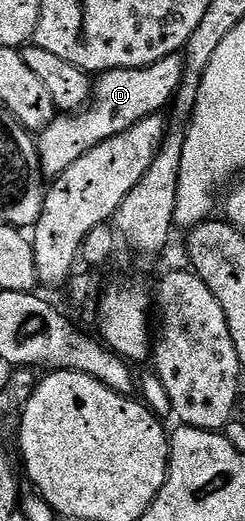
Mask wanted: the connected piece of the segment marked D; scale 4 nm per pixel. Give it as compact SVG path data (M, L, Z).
M171 54L141 70L106 70L94 82L94 101L79 112L64 112L48 127L39 131L38 149L40 169L45 175L66 172L74 160L90 148L126 132L134 124L152 114L161 113L164 105L176 97L176 90L184 75L184 60L180 54Z

